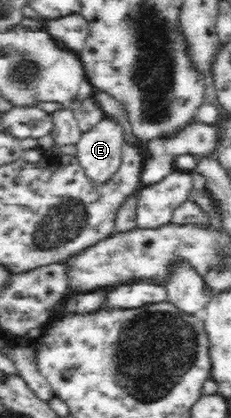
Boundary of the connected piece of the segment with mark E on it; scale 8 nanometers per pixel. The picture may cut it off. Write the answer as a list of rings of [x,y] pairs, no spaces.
[[[107,117],[80,136],[75,155],[91,184],[112,180],[123,160],[125,143],[121,125]]]

